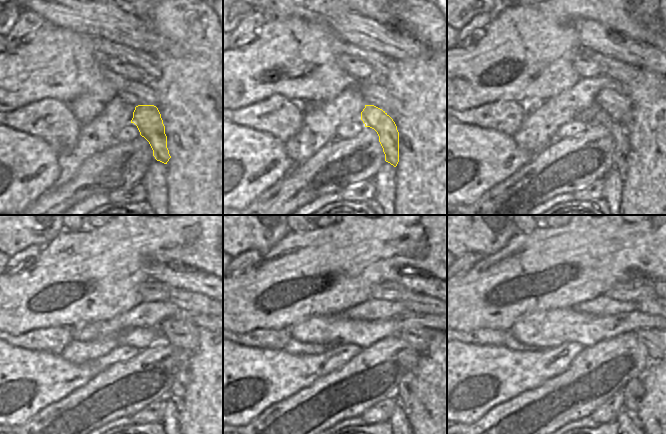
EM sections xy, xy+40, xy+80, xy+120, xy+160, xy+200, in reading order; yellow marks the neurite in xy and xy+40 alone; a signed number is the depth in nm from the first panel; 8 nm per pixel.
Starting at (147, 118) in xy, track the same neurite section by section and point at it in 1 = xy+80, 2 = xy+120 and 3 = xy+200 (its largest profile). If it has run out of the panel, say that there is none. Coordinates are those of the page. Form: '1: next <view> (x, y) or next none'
1: next xy+80 (596, 115)
2: next xy+120 (177, 390)
3: next xy+200 (634, 392)

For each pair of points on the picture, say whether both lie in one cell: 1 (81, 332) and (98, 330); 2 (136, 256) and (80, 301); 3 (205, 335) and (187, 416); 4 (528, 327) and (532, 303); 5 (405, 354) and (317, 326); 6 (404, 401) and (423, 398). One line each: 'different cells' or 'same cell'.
1: same cell
2: same cell
3: same cell
4: different cells
5: different cells
6: different cells

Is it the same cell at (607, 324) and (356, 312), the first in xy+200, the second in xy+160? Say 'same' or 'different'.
different

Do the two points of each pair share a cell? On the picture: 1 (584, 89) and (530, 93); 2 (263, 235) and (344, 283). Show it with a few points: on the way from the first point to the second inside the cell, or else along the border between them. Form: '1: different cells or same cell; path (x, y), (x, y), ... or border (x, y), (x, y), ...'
1: different cells; border (580, 78), (569, 88), (543, 101)
2: different cells; border (288, 230), (262, 256)

